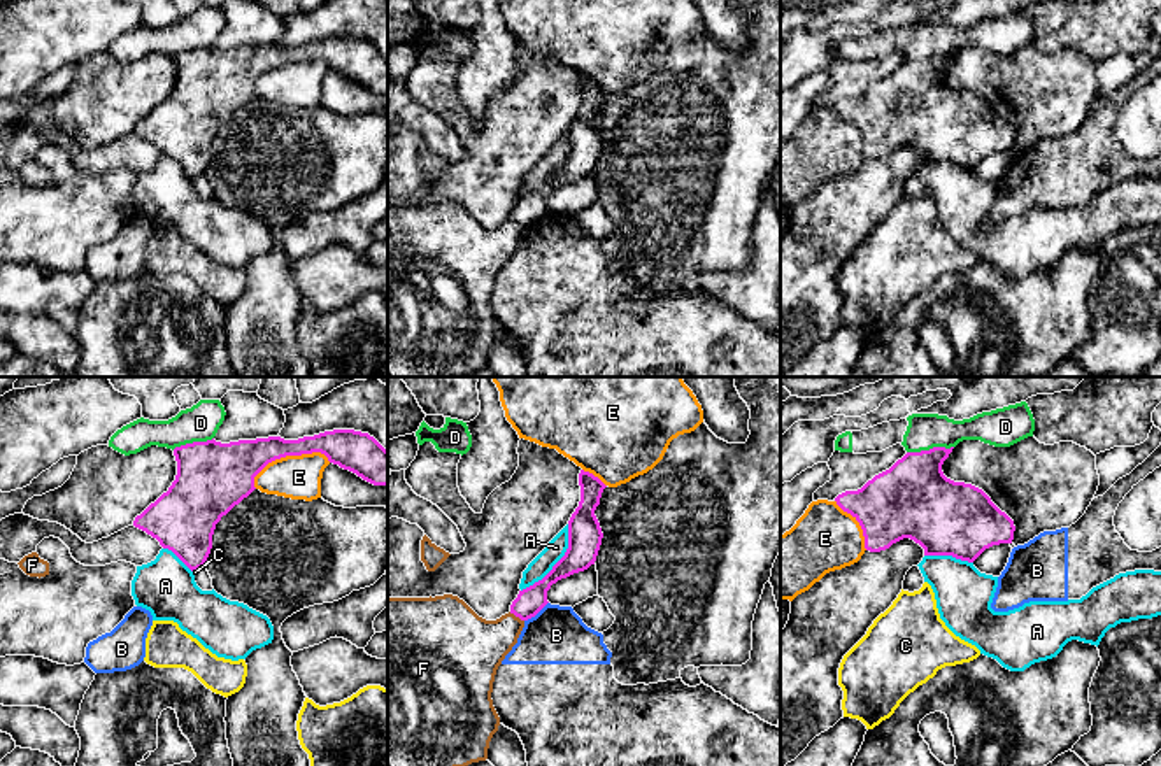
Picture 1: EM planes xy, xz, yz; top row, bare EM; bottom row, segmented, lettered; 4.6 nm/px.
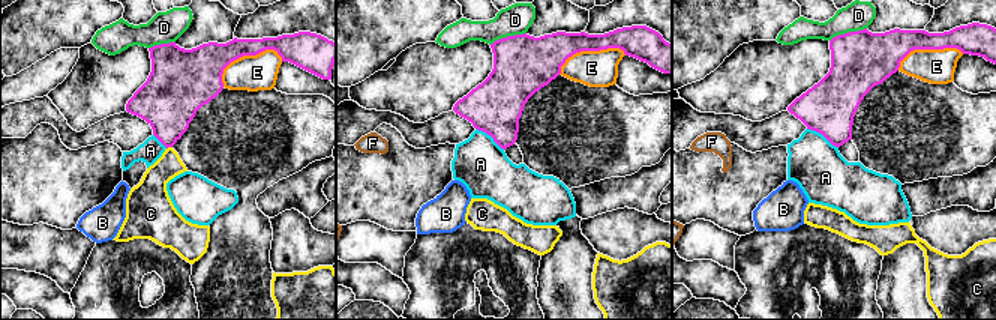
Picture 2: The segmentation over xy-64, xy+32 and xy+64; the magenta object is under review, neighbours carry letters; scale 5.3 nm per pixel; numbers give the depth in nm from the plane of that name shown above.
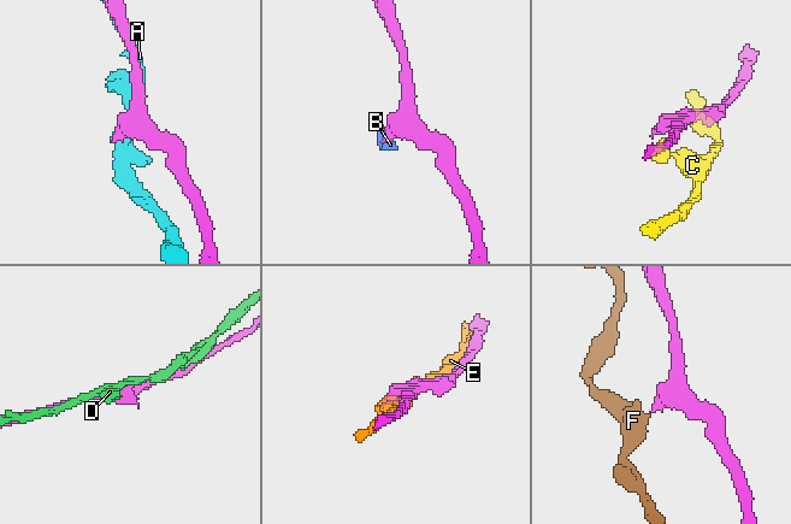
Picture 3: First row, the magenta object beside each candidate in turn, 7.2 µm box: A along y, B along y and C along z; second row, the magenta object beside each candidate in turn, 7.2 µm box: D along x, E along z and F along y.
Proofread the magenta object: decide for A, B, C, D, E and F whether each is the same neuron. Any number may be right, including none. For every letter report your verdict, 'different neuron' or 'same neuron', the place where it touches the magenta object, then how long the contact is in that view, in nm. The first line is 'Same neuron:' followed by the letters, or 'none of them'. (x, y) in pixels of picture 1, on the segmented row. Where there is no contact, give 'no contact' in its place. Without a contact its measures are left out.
Same neuron: none of them
A: different neuron; meets magenta in xz at (558, 561); contact 380 nm long
B: different neuron; meets magenta in xz at (535, 614); contact 140 nm long
C: different neuron; meets magenta in xy at (195, 568); contact 30 nm long
D: different neuron; meets magenta in yz at (930, 449); contact 220 nm long
E: different neuron; meets magenta in xy at (288, 454); contact 380 nm long
F: different neuron; meets magenta in xz at (516, 616); contact 80 nm long

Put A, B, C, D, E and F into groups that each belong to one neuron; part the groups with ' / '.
A / B / C / D / E / F

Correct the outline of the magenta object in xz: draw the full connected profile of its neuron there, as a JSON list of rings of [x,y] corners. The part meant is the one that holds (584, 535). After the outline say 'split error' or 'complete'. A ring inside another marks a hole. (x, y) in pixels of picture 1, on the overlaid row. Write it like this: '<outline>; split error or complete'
[[[580,470],[579,473],[580,501],[568,521],[568,549],[552,570],[533,585],[519,591],[510,605],[510,614],[521,621],[535,617],[549,601],[547,591],[552,584],[595,564],[600,545],[602,528],[595,515],[603,489],[607,487],[598,477]]]; complete

